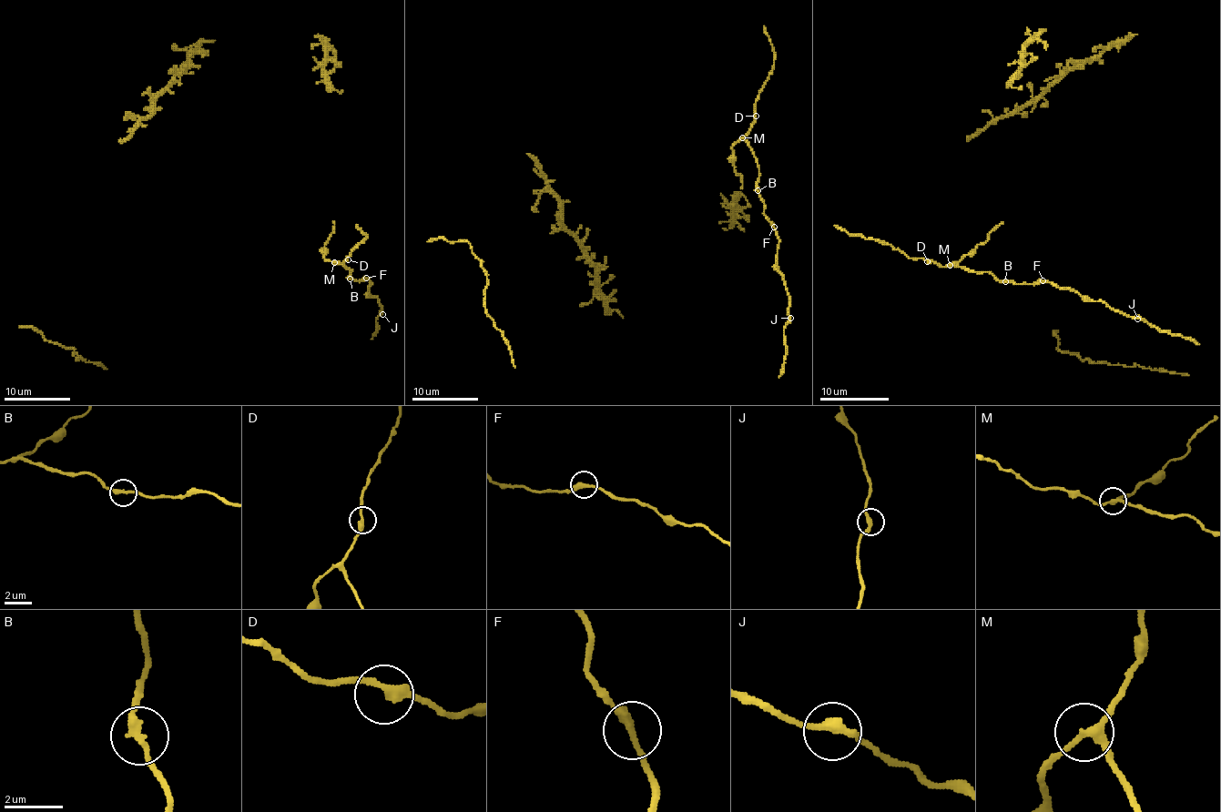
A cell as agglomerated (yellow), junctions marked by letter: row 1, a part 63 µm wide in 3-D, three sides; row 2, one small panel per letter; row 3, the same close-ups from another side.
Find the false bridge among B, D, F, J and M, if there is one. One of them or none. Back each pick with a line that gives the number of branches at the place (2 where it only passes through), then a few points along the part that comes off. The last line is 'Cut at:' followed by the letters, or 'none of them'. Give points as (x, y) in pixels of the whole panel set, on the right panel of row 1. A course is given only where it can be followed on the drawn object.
M: 3 branches meet; foreign part runs (950, 265), (984, 242), (1002, 222)
Cut at: M

